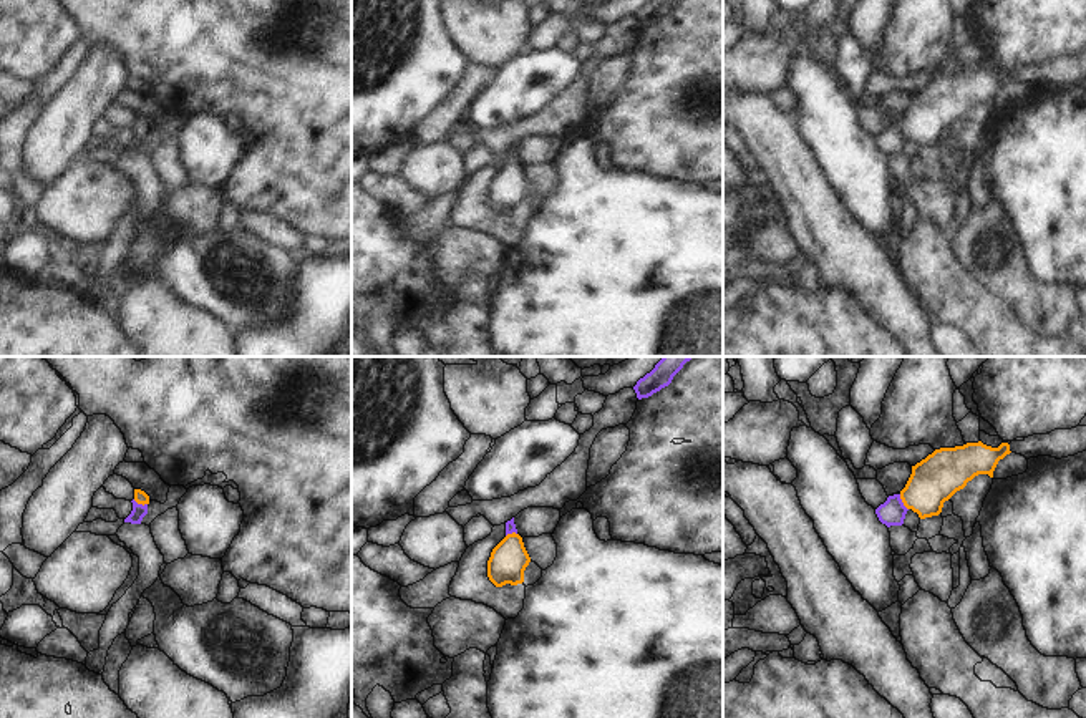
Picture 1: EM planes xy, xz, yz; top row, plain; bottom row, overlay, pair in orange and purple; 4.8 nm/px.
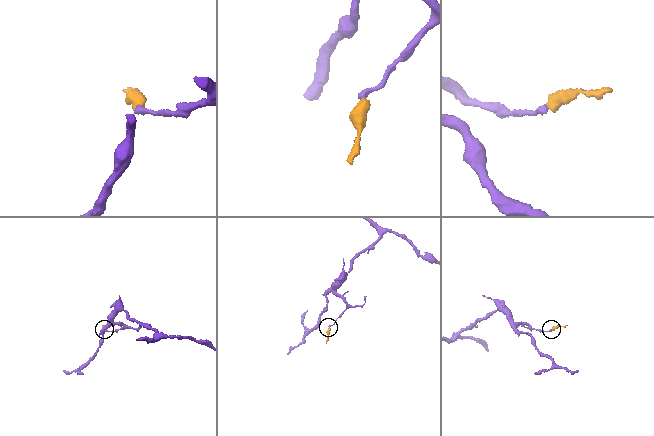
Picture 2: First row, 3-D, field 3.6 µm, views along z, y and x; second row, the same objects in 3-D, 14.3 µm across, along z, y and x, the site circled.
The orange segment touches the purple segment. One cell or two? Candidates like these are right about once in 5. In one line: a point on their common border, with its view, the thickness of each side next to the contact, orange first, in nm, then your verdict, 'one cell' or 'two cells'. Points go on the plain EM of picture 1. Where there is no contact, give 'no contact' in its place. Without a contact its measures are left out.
yz (902, 130) | 220/130 nm | one cell

